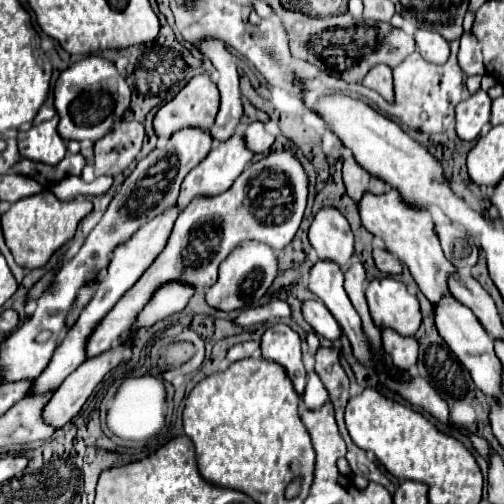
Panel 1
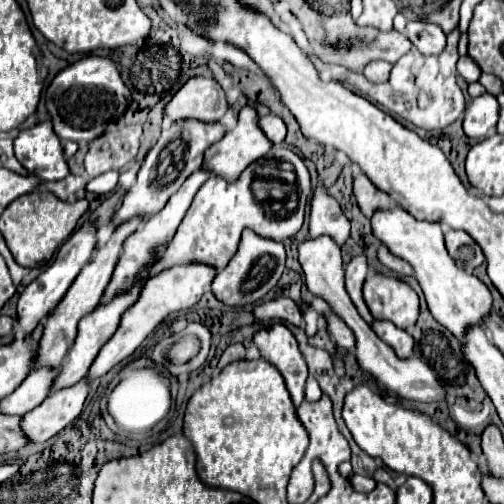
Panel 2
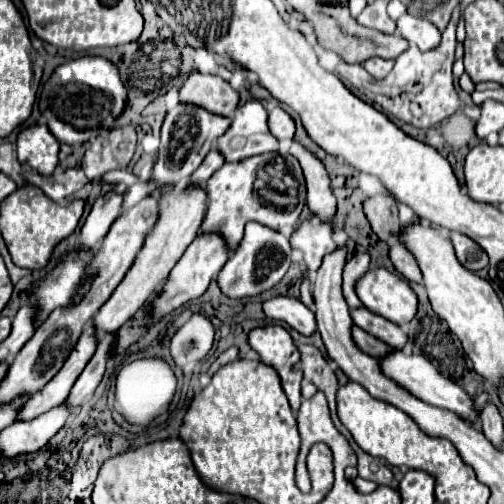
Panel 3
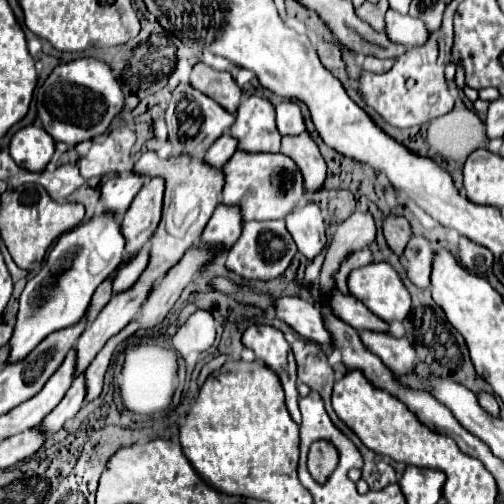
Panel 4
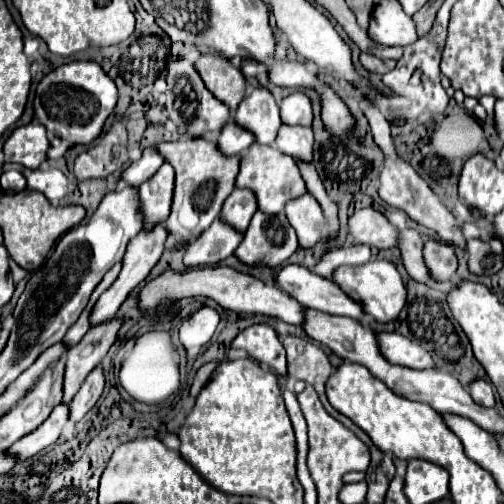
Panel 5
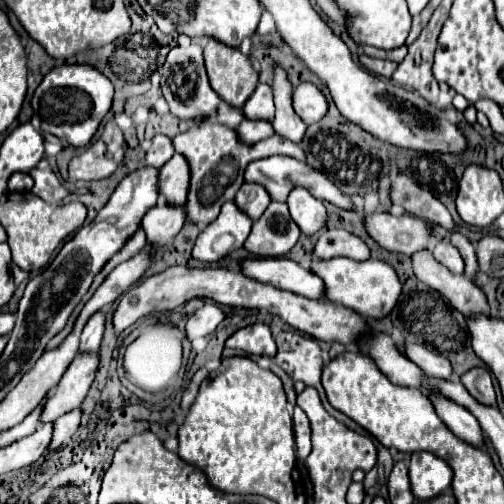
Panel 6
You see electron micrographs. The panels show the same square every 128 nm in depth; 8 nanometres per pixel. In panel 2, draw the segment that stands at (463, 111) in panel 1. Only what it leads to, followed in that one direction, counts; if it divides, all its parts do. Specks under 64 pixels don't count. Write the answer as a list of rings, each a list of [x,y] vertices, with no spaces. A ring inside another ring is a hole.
[[[482,94],[472,100],[472,104],[466,108],[464,116],[464,132],[468,138],[482,140],[486,138],[486,132],[496,126],[498,120],[498,108],[500,104],[492,94]]]

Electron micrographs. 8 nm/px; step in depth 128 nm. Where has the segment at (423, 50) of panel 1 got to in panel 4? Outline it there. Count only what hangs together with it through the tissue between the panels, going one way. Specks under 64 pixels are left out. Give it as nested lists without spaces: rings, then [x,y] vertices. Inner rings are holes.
[[[392,10],[386,12],[386,34],[392,42],[406,46],[422,46],[430,36],[426,24],[420,18],[412,18],[408,14],[404,16]]]

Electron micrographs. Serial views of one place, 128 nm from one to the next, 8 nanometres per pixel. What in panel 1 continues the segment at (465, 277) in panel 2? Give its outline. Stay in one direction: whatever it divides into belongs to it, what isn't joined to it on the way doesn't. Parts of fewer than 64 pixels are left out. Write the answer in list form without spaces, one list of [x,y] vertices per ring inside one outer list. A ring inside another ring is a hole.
[[[394,188],[386,190],[380,196],[364,192],[364,196],[356,202],[356,206],[358,206],[364,228],[370,230],[374,236],[384,238],[386,248],[390,252],[394,252],[398,256],[398,260],[408,266],[408,270],[412,272],[412,276],[414,276],[416,284],[420,286],[422,294],[430,302],[436,302],[444,292],[448,292],[446,278],[456,268],[444,258],[440,242],[436,240],[436,234],[434,234],[432,216],[426,208],[416,208],[416,206],[412,208],[410,204],[406,204],[402,200],[400,192],[396,192]]]

